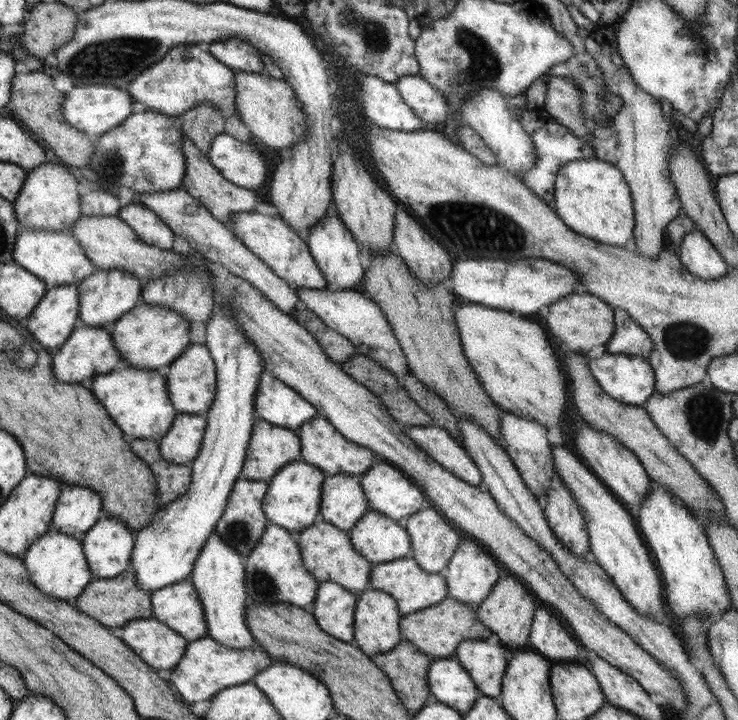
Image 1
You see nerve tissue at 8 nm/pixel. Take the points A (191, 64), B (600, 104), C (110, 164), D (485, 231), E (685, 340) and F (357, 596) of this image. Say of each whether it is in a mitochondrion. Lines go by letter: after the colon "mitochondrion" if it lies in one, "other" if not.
A: other
B: mitochondrion
C: mitochondrion
D: mitochondrion
E: mitochondrion
F: other

